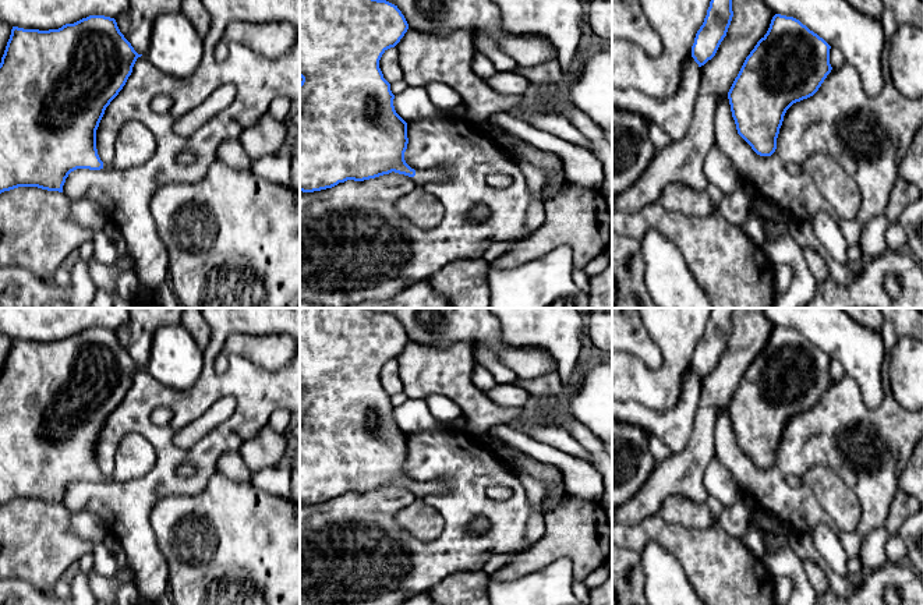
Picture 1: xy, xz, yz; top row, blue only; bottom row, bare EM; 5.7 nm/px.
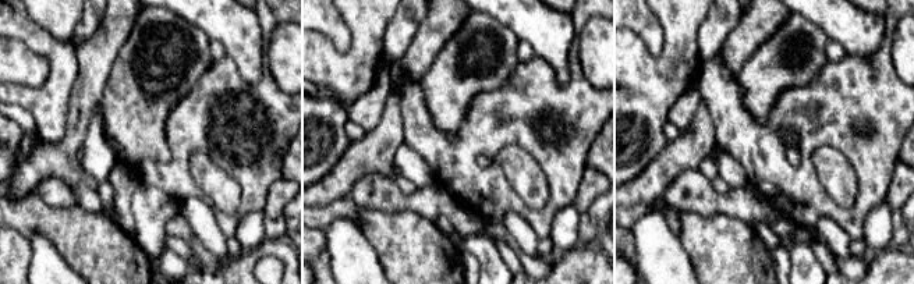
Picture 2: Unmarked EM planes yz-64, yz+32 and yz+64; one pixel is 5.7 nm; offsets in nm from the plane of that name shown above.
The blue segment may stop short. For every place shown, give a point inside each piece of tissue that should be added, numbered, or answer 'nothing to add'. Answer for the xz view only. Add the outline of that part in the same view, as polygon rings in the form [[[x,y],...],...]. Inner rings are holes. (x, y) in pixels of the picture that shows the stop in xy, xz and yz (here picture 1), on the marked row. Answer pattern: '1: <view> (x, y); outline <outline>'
1: xz (434, 174); outline [[[441,169],[422,170],[415,171],[414,178],[417,185],[421,187],[425,183],[442,181],[445,178],[445,173]]]

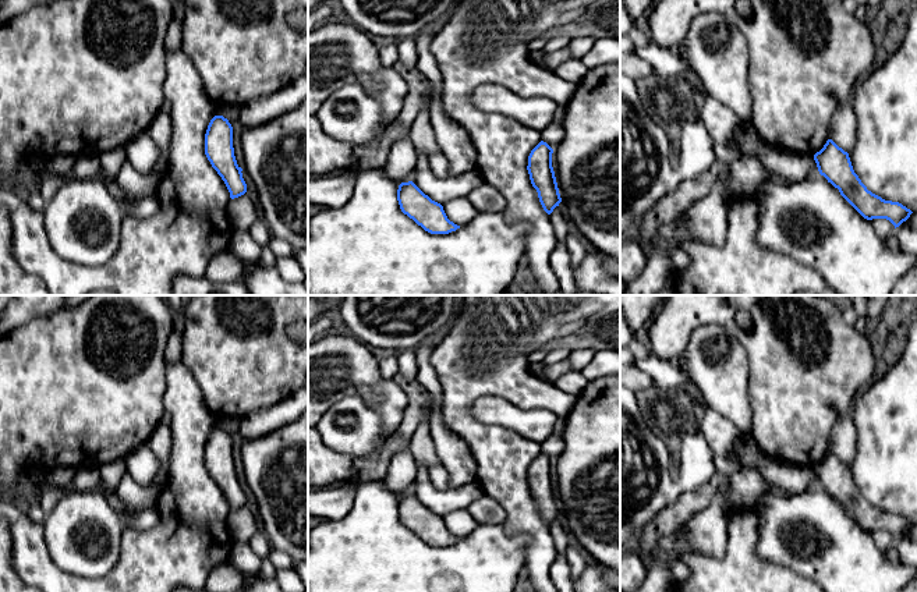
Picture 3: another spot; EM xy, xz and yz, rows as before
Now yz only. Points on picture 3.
nothing to add

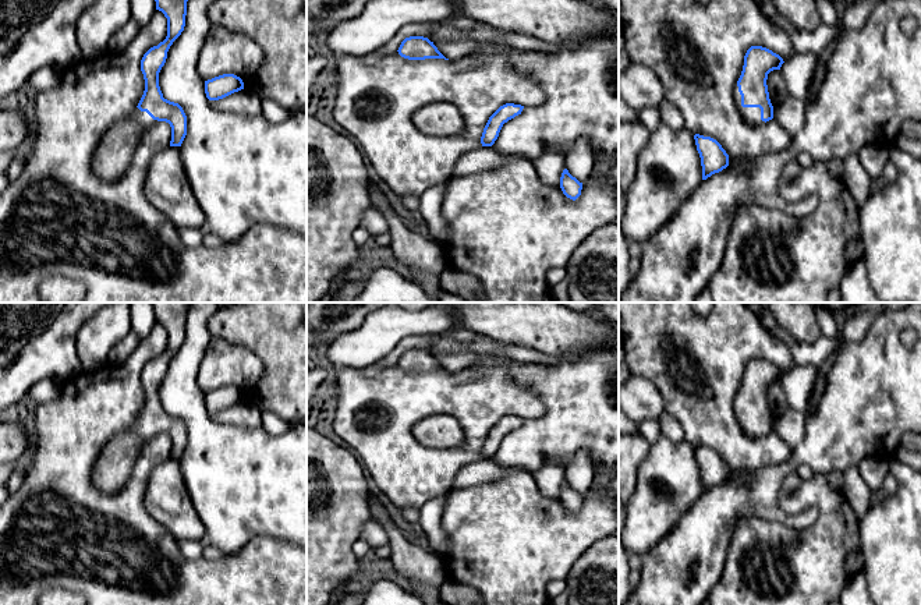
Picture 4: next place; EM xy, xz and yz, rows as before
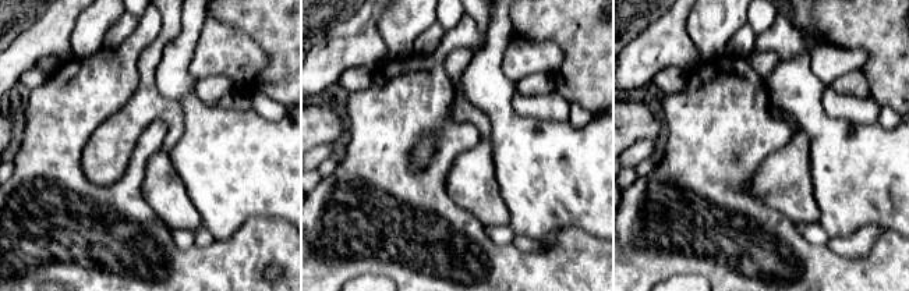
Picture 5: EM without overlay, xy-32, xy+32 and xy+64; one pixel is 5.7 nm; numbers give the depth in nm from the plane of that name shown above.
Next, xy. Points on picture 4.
1: xy (112, 158); outline [[[135,107],[128,117],[109,127],[93,155],[95,174],[106,181],[120,178],[130,166],[144,131],[156,123],[146,112]]]

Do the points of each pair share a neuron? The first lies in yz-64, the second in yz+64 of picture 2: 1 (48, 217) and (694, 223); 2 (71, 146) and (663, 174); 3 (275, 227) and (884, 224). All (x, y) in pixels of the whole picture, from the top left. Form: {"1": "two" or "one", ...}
{"1": "one", "2": "one", "3": "two"}

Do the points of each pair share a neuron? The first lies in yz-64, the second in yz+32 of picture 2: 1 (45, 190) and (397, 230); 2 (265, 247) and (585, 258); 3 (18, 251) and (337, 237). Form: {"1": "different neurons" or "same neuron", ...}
{"1": "different neurons", "2": "same neuron", "3": "different neurons"}

